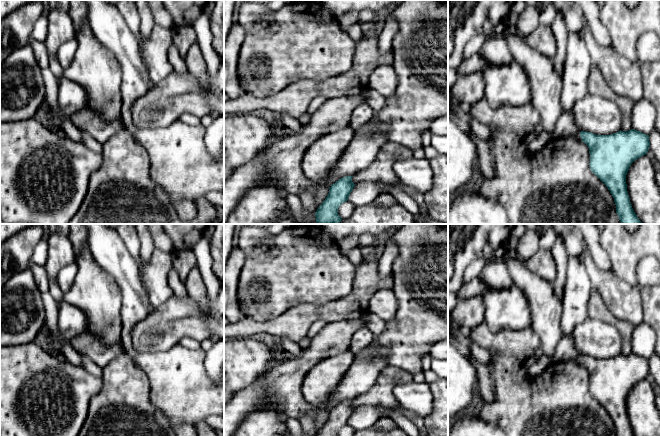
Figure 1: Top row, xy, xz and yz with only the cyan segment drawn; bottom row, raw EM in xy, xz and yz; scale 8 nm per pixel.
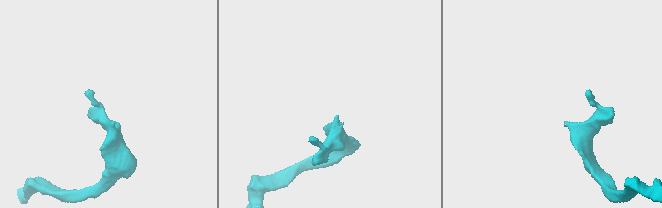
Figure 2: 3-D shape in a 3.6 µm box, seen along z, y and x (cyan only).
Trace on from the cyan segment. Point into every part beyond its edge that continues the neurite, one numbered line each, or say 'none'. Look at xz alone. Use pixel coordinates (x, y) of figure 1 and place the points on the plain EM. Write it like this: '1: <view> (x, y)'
none

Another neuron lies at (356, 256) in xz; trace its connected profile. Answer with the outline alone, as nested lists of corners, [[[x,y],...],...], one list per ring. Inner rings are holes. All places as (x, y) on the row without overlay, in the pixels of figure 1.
[[[357,247],[349,252],[347,258],[353,265],[357,266],[367,259],[367,253]]]

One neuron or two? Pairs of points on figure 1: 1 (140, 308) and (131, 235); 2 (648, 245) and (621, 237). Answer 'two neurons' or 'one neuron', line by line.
1: two neurons
2: one neuron

